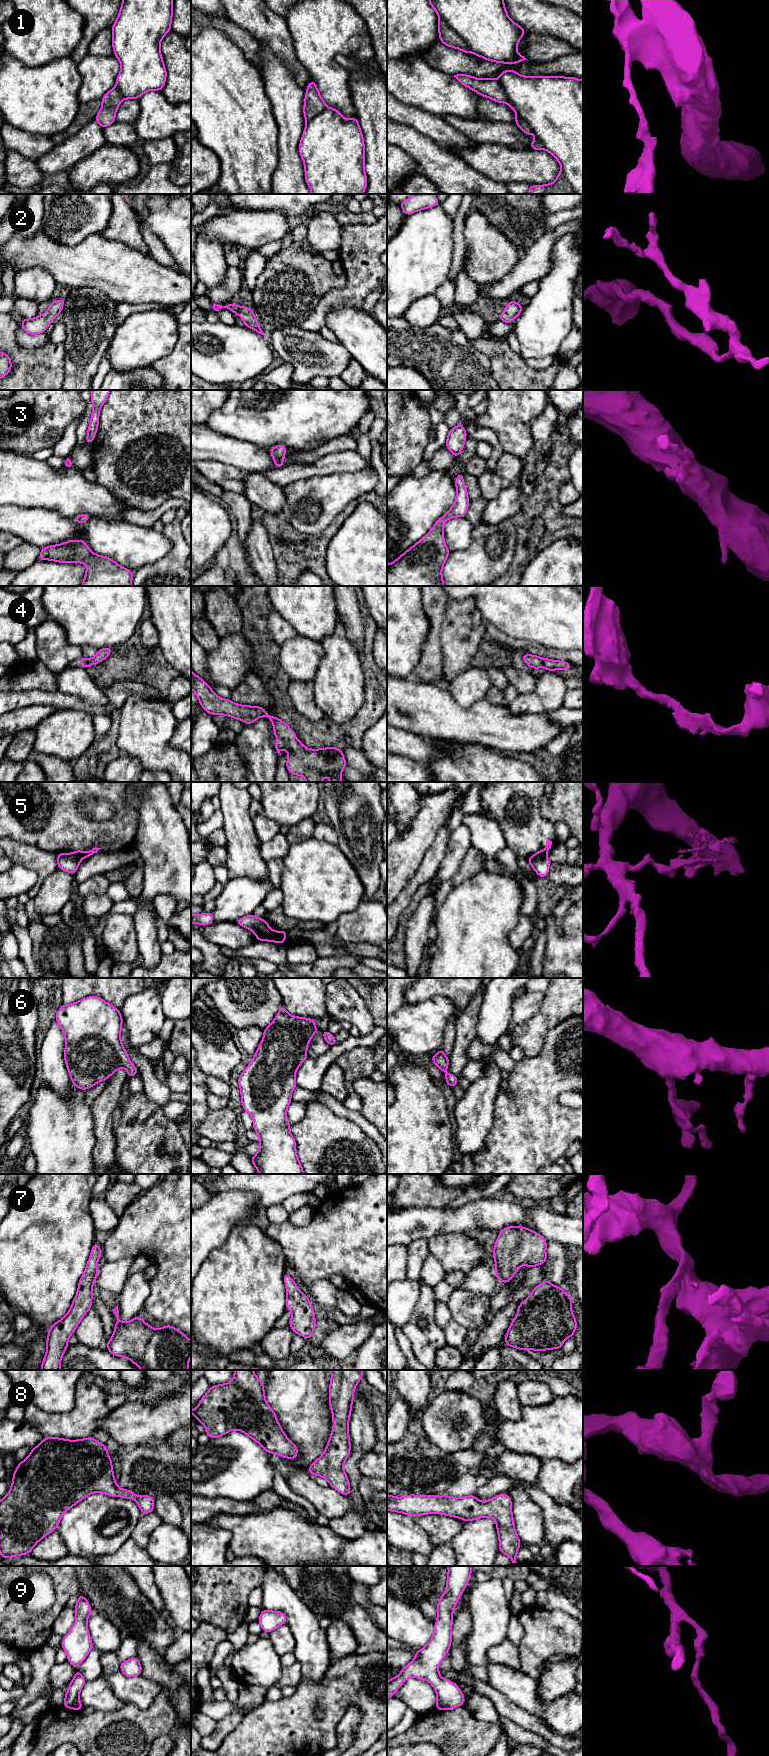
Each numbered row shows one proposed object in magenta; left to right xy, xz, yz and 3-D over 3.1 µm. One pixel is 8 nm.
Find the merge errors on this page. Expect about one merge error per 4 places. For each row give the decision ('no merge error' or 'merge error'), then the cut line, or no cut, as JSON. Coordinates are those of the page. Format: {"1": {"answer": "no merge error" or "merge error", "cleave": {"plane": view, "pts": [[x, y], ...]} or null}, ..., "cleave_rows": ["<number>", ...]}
{"1": {"answer": "merge error", "cleave": {"plane": "yz", "pts": [[496, 80], [503, 88], [508, 100], [517, 113], [532, 131]]}}, "2": {"answer": "no merge error", "cleave": null}, "3": {"answer": "no merge error", "cleave": null}, "4": {"answer": "no merge error", "cleave": null}, "5": {"answer": "merge error", "cleave": {"plane": "xz", "pts": [[272, 931], [275, 941]]}}, "6": {"answer": "no merge error", "cleave": null}, "7": {"answer": "no merge error", "cleave": null}, "8": {"answer": "no merge error", "cleave": null}, "9": {"answer": "no merge error", "cleave": null}, "cleave_rows": ["1", "5"]}

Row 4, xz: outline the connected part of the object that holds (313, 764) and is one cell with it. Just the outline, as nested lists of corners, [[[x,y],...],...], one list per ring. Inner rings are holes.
[[[192,670],[191,689],[195,692],[202,708],[211,715],[226,715],[242,720],[244,724],[253,724],[256,719],[267,717],[273,723],[273,737],[280,739],[274,743],[278,755],[284,749],[288,751],[286,766],[290,775],[303,776],[306,782],[322,782],[325,776],[330,777],[329,782],[343,780],[341,772],[347,763],[339,748],[306,748],[286,722],[276,716],[270,716],[260,706],[239,705],[230,699],[217,696],[211,687]]]

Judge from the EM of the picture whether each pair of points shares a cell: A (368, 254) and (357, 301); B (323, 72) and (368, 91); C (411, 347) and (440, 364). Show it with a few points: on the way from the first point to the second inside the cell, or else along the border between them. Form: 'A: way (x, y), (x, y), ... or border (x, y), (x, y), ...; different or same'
A: way (361, 266), (361, 283), (357, 289); same
B: border (337, 62), (349, 71), (349, 89), (354, 106); different
C: way (418, 348), (425, 349), (433, 357); same

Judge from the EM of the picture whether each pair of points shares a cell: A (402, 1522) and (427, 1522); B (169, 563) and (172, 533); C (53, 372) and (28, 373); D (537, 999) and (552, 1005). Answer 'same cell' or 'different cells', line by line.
A: different cells
B: same cell
C: same cell
D: different cells

